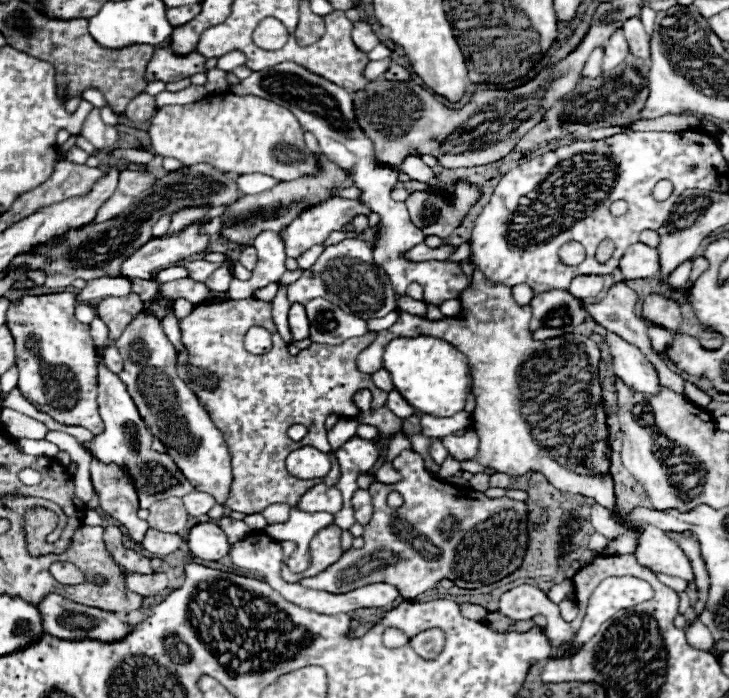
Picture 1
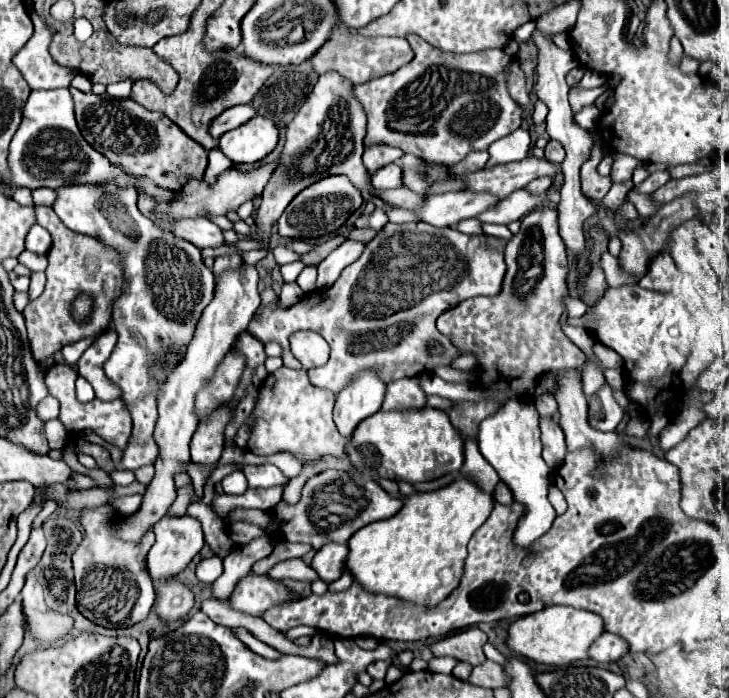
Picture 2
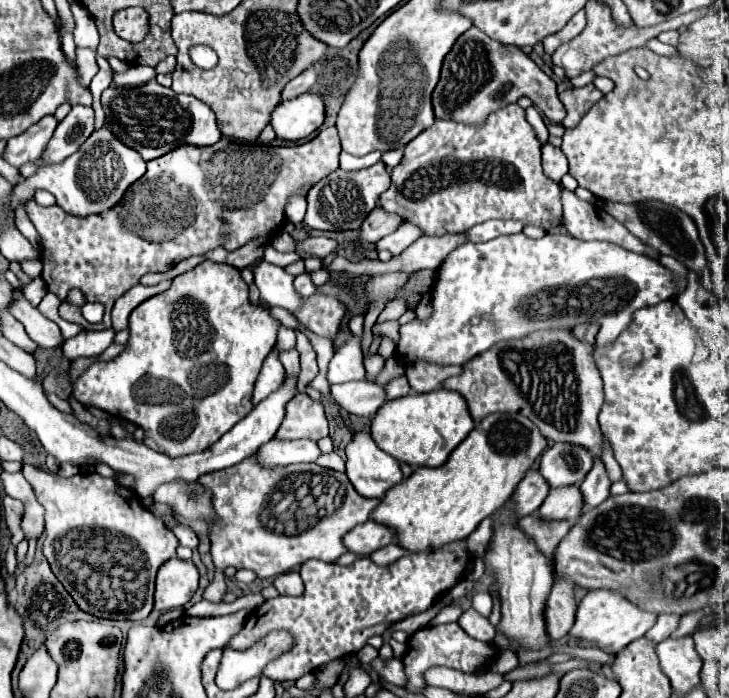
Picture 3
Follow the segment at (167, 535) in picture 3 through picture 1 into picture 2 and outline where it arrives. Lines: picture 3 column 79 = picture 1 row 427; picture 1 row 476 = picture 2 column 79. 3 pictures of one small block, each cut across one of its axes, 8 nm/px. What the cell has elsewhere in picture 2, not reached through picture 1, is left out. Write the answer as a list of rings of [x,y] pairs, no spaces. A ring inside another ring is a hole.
[[[108,504],[82,510],[80,522],[84,526],[84,540],[72,556],[76,602],[80,614],[90,622],[104,628],[128,628],[150,614],[156,598],[156,590],[146,568],[146,554],[152,546],[154,534],[148,532],[140,544],[124,544],[122,540],[112,540],[112,536],[108,536],[108,524],[112,524],[112,520],[120,518]]]

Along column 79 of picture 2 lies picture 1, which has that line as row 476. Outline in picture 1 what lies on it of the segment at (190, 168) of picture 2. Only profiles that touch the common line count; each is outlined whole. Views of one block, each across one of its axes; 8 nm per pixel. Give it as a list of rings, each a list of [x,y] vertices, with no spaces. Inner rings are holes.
[[[92,460],[90,480],[92,480],[94,492],[100,498],[100,508],[108,516],[118,520],[126,528],[126,532],[132,536],[132,540],[142,542],[148,530],[148,522],[136,516],[138,496],[128,476],[114,464],[104,466]]]

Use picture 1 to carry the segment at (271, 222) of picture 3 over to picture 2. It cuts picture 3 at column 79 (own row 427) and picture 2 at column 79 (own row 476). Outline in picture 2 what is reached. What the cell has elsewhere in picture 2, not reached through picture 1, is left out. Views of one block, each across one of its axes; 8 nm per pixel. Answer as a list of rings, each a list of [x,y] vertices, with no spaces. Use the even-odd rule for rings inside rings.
[[[34,206],[34,212],[36,222],[50,232],[52,248],[48,252],[46,288],[40,294],[40,298],[32,300],[24,308],[22,314],[28,328],[32,356],[36,362],[44,362],[48,356],[52,356],[66,344],[72,344],[86,336],[98,336],[100,332],[104,332],[104,328],[108,328],[112,318],[112,296],[120,292],[120,258],[116,256],[116,252],[112,252],[112,248],[104,248],[104,244],[98,244],[96,238],[64,228],[64,224],[60,224],[60,218],[52,208]],[[80,294],[88,294],[94,300],[92,316],[86,324],[72,322],[72,302]]]

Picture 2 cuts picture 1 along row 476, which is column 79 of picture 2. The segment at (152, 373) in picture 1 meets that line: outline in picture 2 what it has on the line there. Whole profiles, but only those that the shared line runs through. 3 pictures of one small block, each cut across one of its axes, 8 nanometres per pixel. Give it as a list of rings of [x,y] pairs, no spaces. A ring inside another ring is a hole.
[[[68,186],[68,188],[60,188],[56,194],[58,194],[58,200],[54,204],[54,212],[64,222],[64,226],[72,228],[74,232],[92,236],[92,238],[100,240],[104,246],[110,246],[120,254],[120,266],[124,272],[124,286],[122,286],[122,294],[112,304],[112,324],[114,324],[114,330],[118,334],[118,342],[102,368],[104,368],[104,374],[114,384],[118,384],[122,388],[122,400],[126,402],[126,406],[132,414],[134,430],[132,430],[130,442],[128,442],[128,448],[124,450],[122,468],[136,470],[136,468],[142,468],[146,464],[154,464],[156,456],[158,456],[158,448],[156,448],[156,442],[152,438],[156,416],[158,416],[156,396],[158,396],[160,384],[170,374],[168,368],[160,368],[162,354],[166,354],[170,348],[184,346],[192,340],[200,312],[212,300],[216,278],[202,264],[200,250],[194,244],[162,232],[160,228],[156,228],[156,224],[150,218],[140,214],[140,210],[136,206],[138,194],[132,192],[130,188],[124,192],[116,192],[116,188]]]

